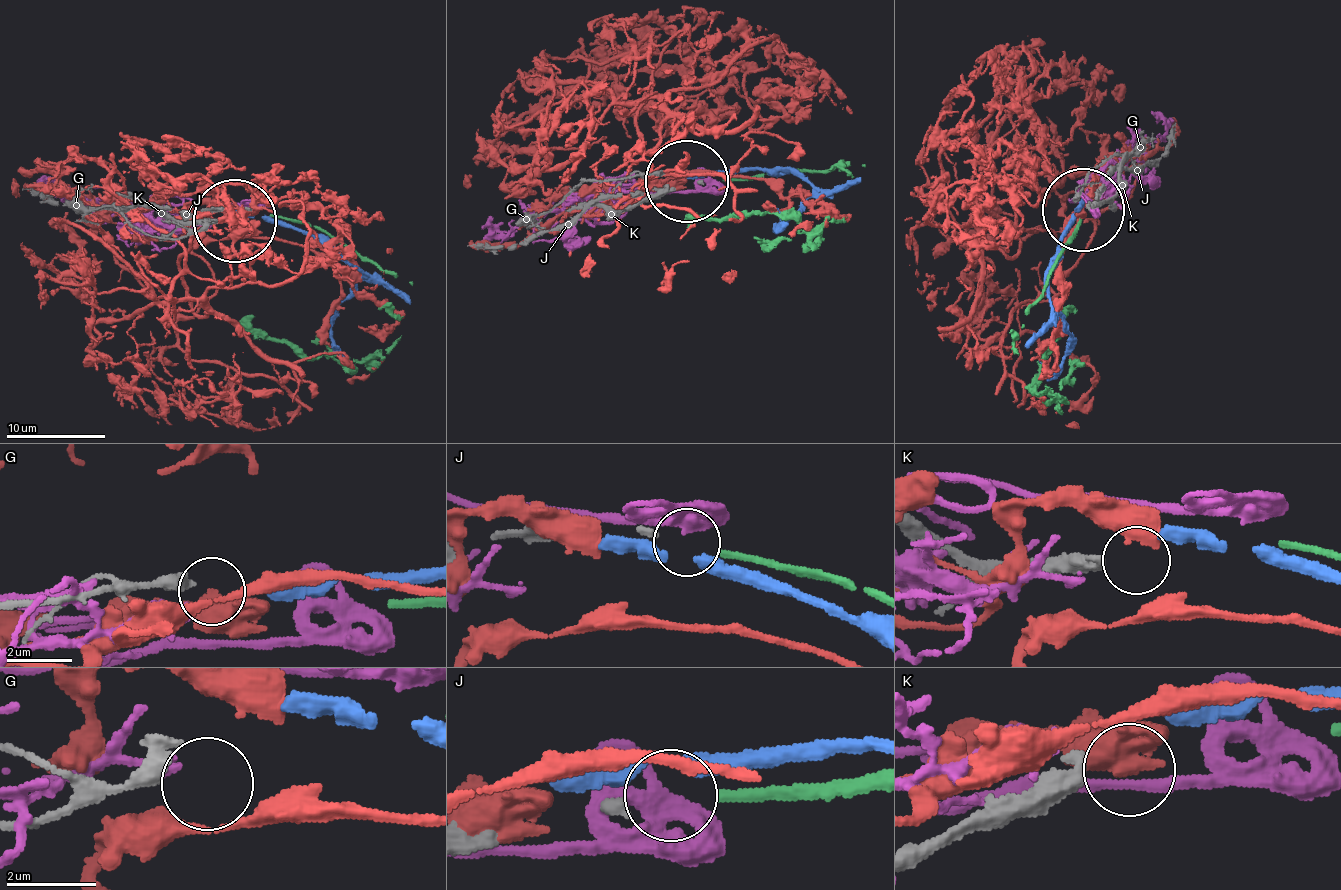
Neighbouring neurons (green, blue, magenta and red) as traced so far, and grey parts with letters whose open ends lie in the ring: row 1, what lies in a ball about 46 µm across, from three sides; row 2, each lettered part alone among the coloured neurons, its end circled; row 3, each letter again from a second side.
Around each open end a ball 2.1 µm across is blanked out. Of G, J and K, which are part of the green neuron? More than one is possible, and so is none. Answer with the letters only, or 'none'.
J

